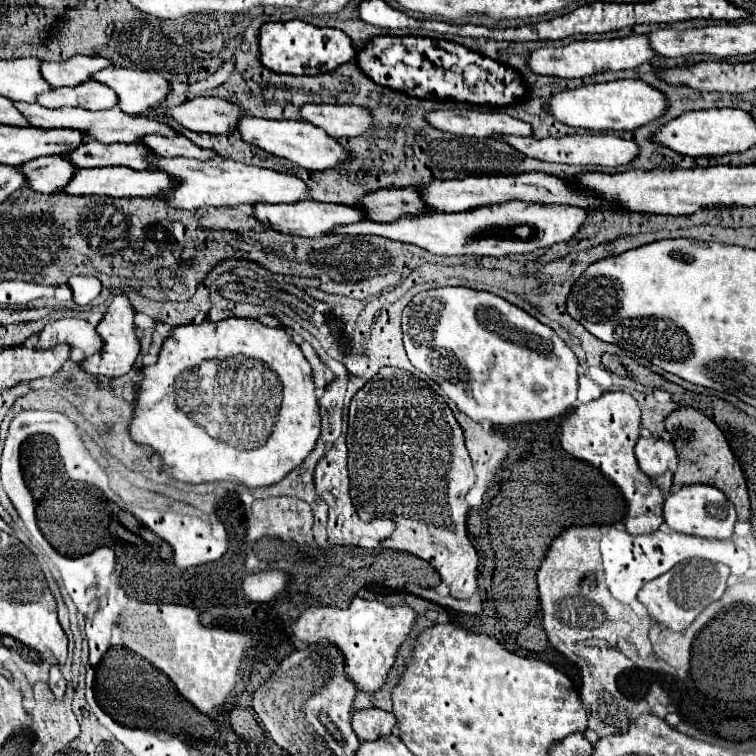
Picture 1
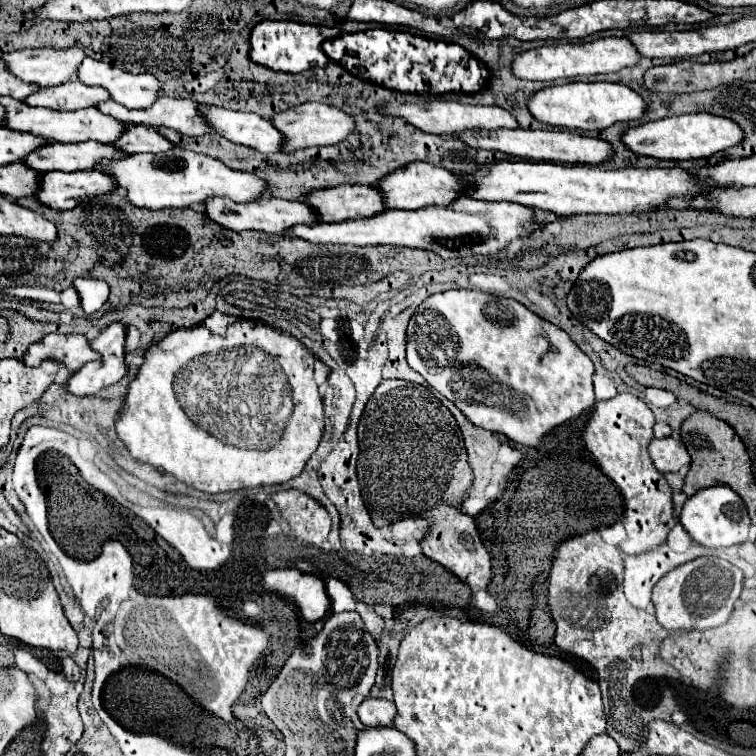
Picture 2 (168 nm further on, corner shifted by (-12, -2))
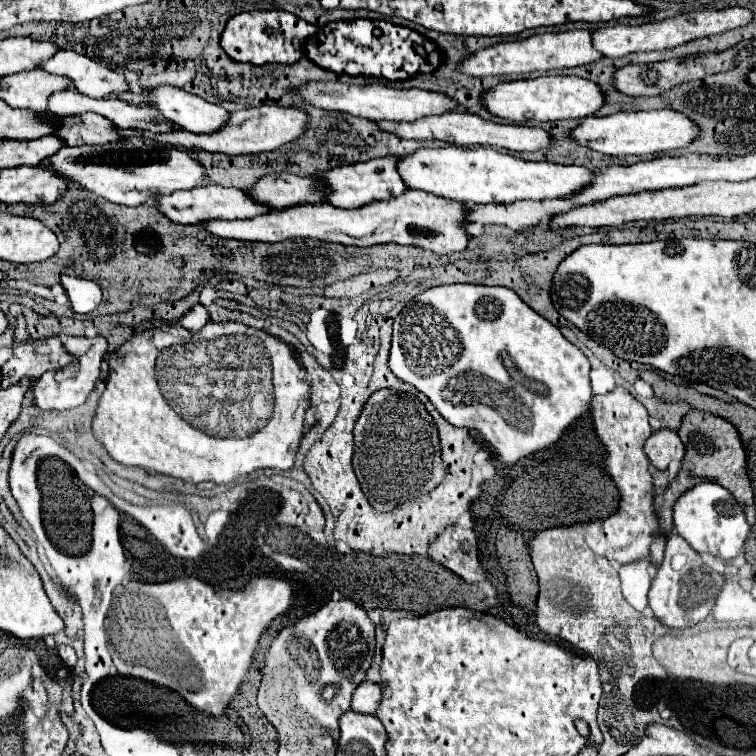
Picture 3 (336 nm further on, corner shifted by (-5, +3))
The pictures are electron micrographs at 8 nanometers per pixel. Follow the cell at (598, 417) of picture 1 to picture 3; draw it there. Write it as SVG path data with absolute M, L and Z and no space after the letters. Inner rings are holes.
M617 386L615 390L603 396L593 396L591 416L597 436L607 448L607 472L611 474L621 492L621 504L615 514L603 520L603 534L599 538L587 538L587 544L599 556L615 560L623 566L631 564L633 560L647 558L649 544L653 542L659 530L657 514L653 508L653 478L649 474L649 460L643 452L643 444L653 430L647 422L645 406L639 400L635 400L623 386Z

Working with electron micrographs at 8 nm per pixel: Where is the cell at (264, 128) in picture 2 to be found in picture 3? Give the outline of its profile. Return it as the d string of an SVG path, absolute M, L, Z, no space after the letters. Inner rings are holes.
M157 86L157 88L147 88L143 94L135 94L135 92L123 92L121 96L117 96L119 100L125 100L129 104L135 104L135 106L153 106L159 110L159 114L171 122L175 128L181 128L181 130L189 130L189 132L195 132L195 134L209 134L209 132L215 132L221 128L221 124L225 124L225 120L229 118L229 112L223 110L221 106L217 104L211 104L195 94L189 94L177 86Z

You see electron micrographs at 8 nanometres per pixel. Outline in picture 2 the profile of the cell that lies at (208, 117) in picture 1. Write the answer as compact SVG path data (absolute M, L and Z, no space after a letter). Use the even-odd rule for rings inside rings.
M164 95L150 109L142 109L142 111L124 109L124 105L116 101L104 101L98 105L98 109L124 123L140 123L150 127L164 125L190 137L208 133L208 123L200 117L200 103L192 99L172 99Z

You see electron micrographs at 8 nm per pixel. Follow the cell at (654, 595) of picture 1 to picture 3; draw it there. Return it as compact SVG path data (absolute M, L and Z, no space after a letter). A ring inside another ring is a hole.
M671 534L667 538L665 546L665 558L657 568L657 574L651 582L649 590L649 606L655 614L655 618L667 626L667 628L691 628L705 620L711 612L713 600L719 594L719 588L723 586L725 578L703 564L701 556L677 534Z

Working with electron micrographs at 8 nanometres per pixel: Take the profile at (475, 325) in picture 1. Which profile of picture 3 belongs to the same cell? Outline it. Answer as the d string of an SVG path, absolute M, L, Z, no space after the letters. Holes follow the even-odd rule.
M449 284L421 292L395 318L389 368L425 394L449 424L477 432L503 466L555 444L571 422L589 410L593 398L587 356L509 288ZM513 368L529 378L531 386L517 382Z

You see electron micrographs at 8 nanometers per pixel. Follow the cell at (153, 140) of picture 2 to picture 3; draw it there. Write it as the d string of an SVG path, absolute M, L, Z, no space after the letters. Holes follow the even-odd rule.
M93 112L71 116L71 118L57 118L53 116L49 122L57 126L57 136L67 146L81 146L81 144L107 144L121 140L115 132L113 122Z

